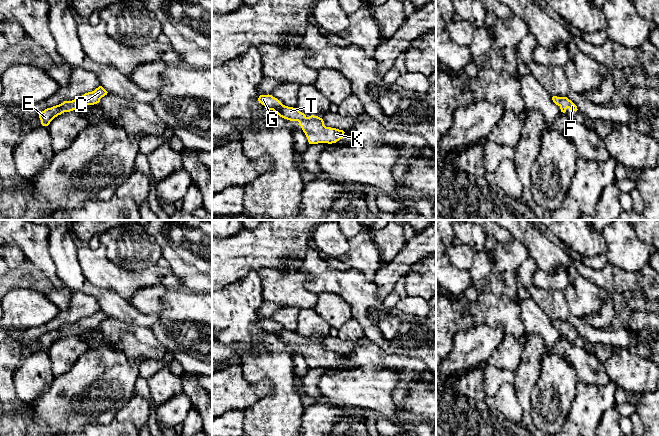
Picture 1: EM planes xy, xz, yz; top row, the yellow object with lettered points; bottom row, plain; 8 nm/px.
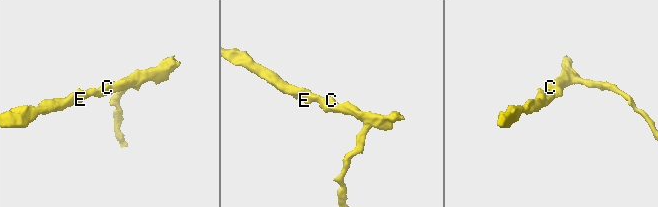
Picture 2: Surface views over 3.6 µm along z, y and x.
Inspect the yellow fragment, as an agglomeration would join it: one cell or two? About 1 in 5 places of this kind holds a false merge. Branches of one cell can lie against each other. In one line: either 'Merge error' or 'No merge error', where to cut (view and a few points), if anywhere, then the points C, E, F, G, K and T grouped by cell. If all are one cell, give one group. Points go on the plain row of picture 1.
No merge error. No split. Groups: C E F G K T

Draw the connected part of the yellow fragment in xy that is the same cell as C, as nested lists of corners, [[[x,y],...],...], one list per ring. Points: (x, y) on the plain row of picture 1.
[[[99,310],[92,316],[85,317],[81,321],[77,321],[72,325],[64,325],[63,327],[47,332],[39,338],[41,348],[48,350],[50,346],[64,336],[76,334],[80,330],[94,329],[100,326],[100,323],[107,319],[107,315]]]

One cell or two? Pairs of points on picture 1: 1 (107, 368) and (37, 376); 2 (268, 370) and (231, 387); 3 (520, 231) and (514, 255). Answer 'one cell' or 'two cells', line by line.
1: two cells
2: two cells
3: two cells

